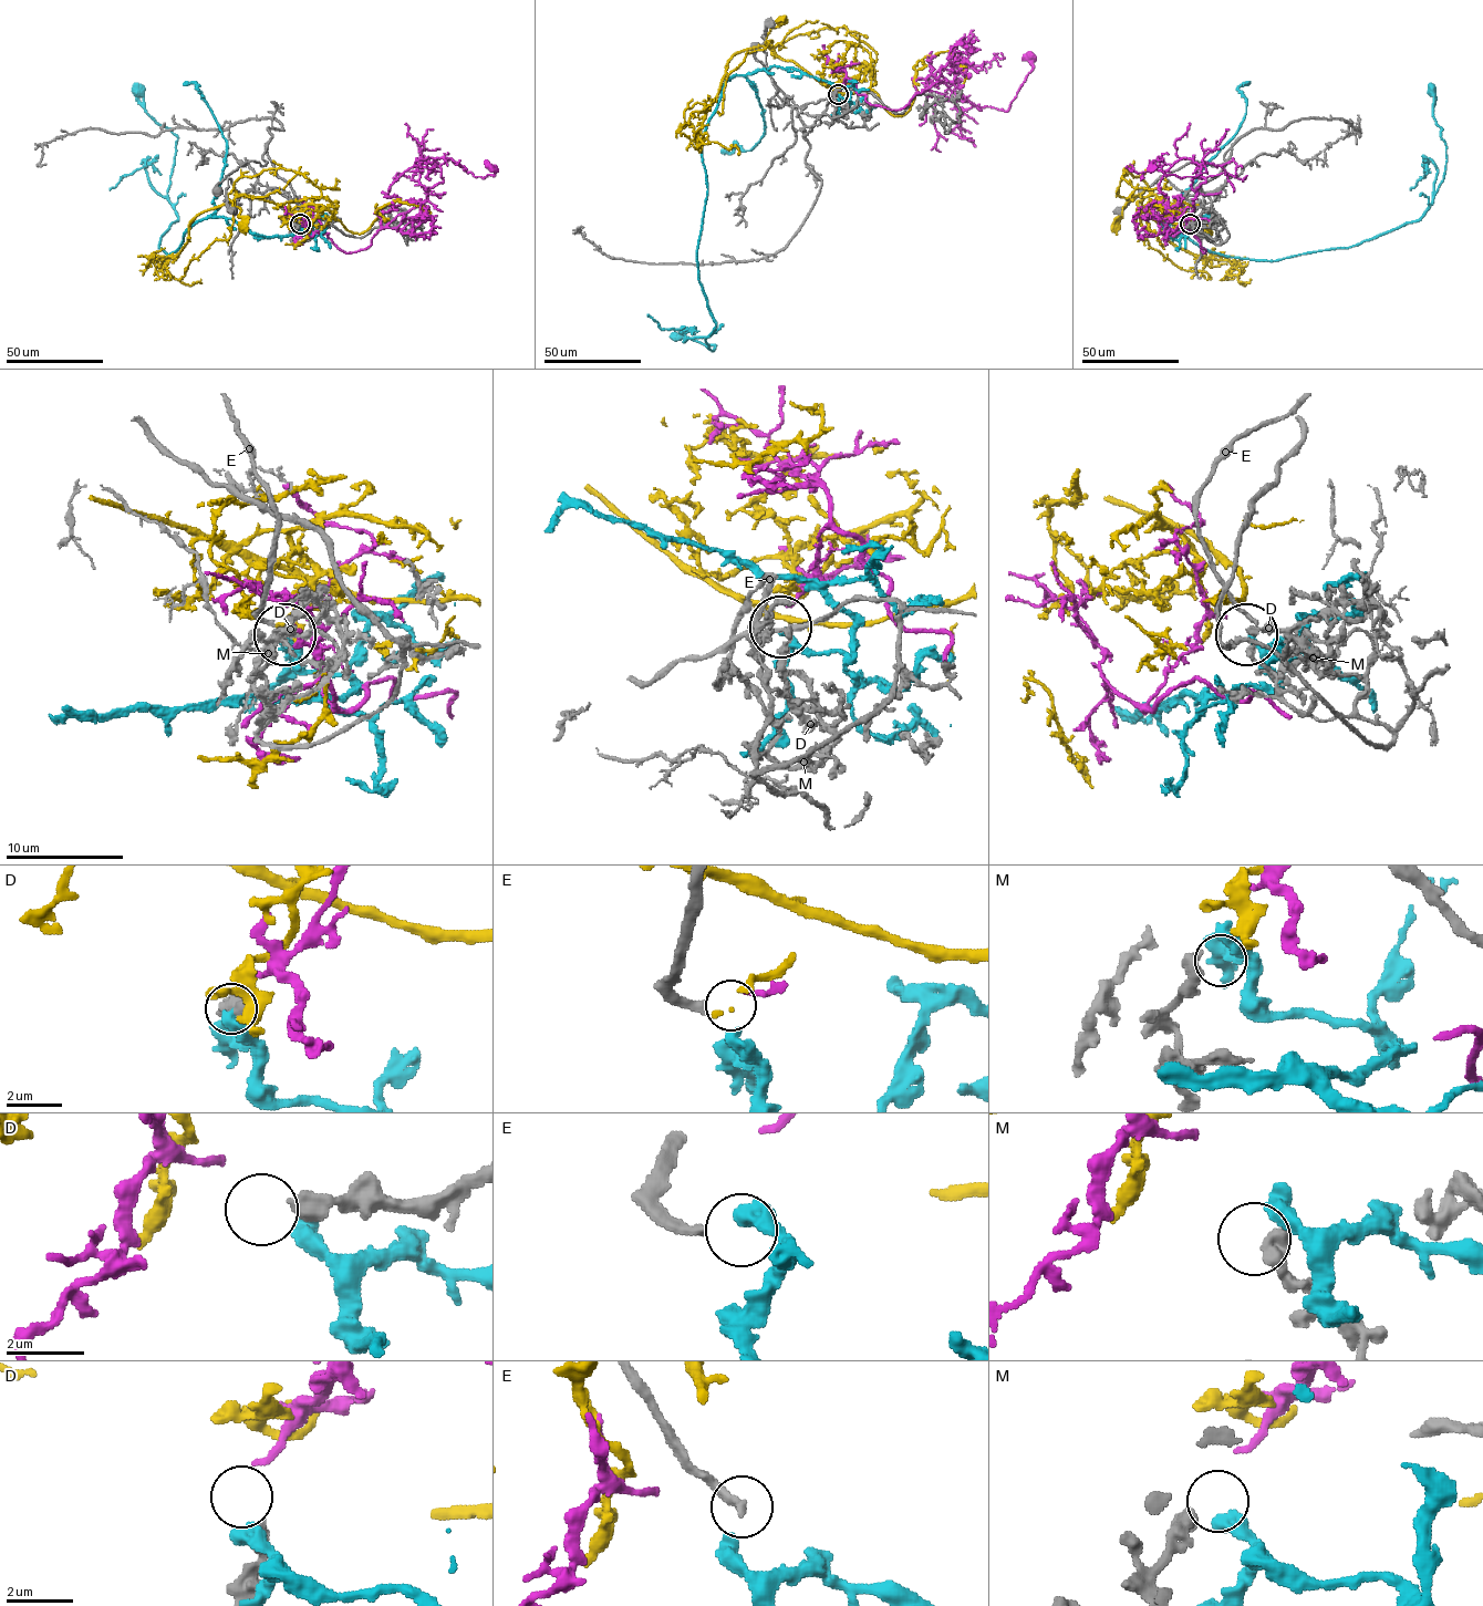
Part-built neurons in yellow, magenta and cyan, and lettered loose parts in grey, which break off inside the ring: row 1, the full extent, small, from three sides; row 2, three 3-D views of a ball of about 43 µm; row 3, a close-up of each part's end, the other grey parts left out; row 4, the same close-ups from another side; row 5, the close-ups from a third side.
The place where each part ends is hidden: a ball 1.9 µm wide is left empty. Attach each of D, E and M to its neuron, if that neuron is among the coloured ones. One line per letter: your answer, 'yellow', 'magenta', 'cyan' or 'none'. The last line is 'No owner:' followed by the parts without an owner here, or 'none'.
D: none
E: none
M: none
No owner: D, E, M

